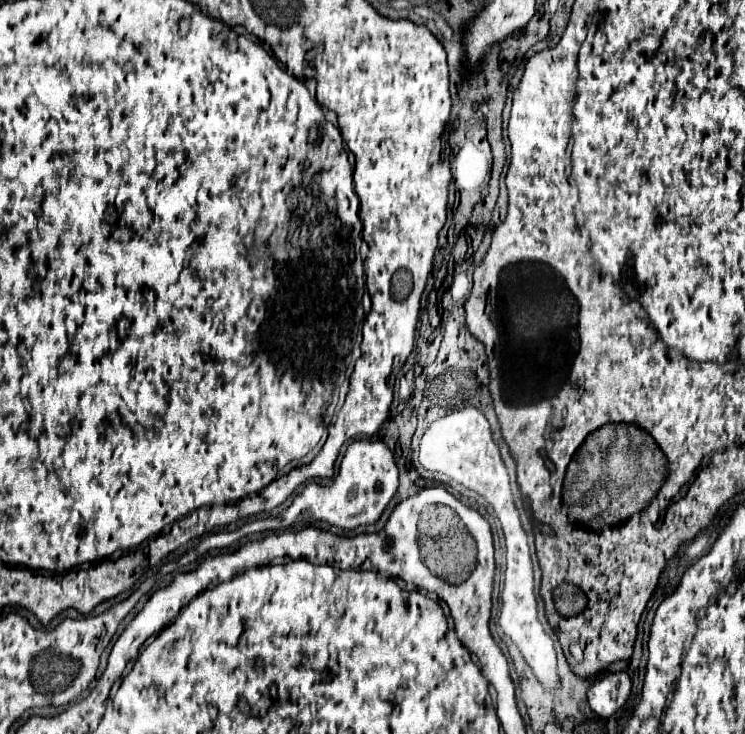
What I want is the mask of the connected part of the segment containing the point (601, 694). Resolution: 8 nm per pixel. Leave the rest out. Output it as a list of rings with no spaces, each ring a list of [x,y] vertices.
[[[625,671],[617,673],[601,673],[591,681],[591,687],[587,689],[587,701],[591,709],[601,715],[609,717],[613,715],[629,697],[631,693],[631,679]]]

